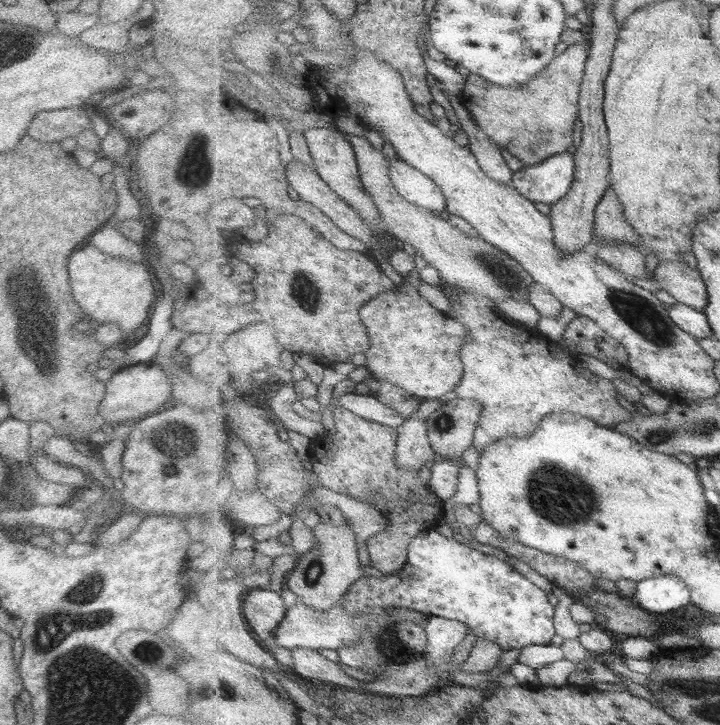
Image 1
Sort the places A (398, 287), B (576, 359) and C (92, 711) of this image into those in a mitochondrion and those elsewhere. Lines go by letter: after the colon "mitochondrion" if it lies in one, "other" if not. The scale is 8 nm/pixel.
A: other
B: other
C: mitochondrion

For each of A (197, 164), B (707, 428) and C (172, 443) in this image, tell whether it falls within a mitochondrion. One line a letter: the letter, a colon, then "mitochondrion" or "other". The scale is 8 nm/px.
A: mitochondrion
B: mitochondrion
C: mitochondrion

